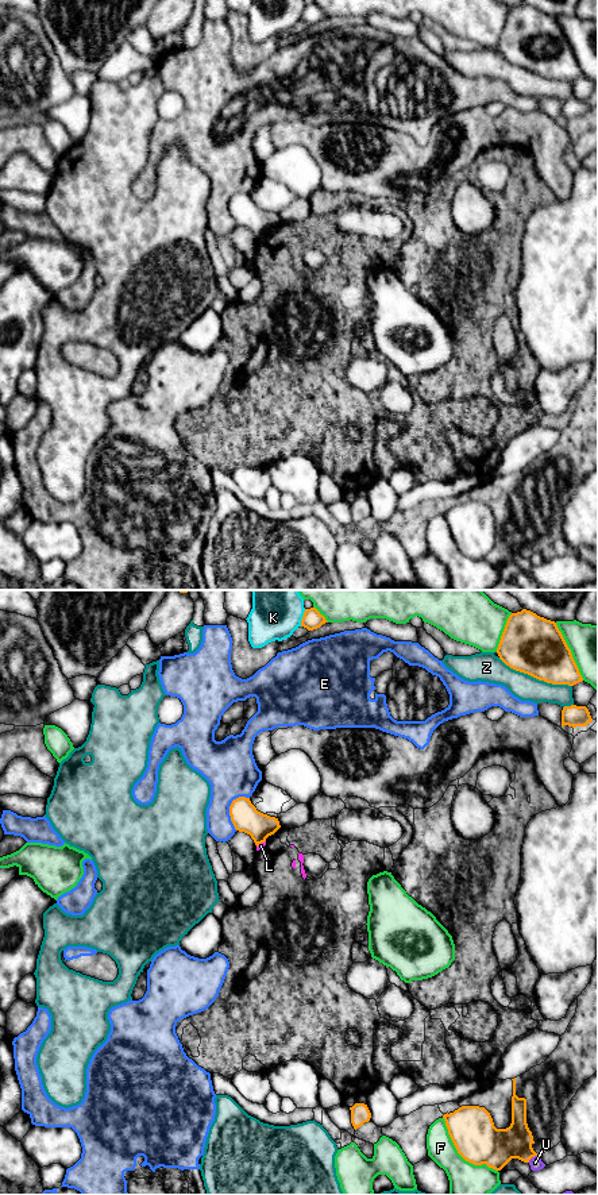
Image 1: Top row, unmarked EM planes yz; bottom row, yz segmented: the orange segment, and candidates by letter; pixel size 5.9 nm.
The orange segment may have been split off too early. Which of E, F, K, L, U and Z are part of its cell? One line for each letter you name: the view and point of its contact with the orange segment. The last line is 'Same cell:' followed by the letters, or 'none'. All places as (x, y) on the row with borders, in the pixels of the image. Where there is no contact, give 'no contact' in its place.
Same cell: none

